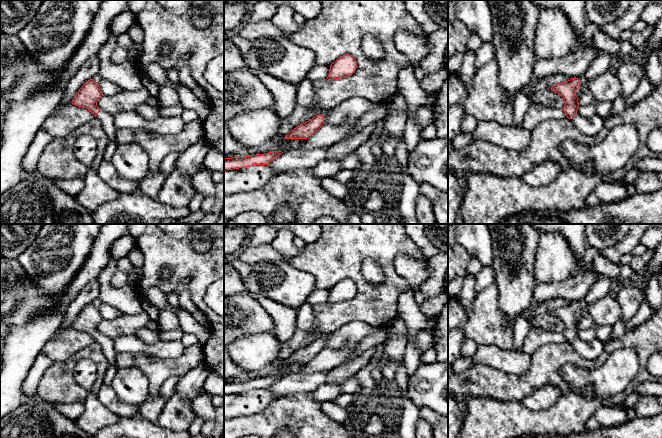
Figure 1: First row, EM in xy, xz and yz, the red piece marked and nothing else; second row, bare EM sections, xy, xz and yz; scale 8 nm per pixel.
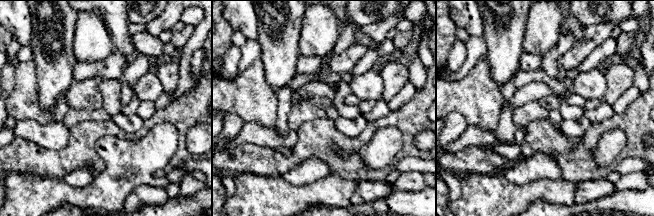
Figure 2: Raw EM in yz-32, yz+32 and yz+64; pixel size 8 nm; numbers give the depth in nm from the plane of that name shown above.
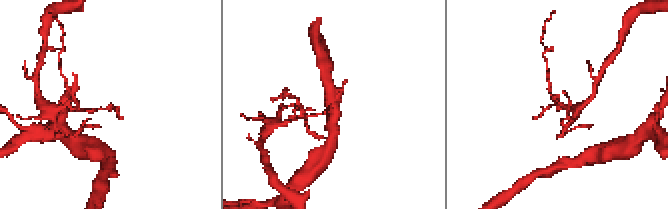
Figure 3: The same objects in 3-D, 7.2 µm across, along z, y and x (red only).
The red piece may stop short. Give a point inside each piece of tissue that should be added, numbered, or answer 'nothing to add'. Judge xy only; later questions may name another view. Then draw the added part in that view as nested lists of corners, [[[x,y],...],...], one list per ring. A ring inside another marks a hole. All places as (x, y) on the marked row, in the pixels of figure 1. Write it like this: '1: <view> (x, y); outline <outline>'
1: xy (106, 119); outline [[[100,109],[96,118],[101,122],[105,134],[108,136],[109,140],[114,140],[117,143],[117,132],[118,129],[114,125],[114,119],[111,114]]]

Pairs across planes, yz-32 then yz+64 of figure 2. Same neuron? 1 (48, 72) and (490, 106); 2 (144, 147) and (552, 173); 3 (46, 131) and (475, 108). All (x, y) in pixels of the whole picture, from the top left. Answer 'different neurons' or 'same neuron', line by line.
1: different neurons
2: different neurons
3: different neurons

